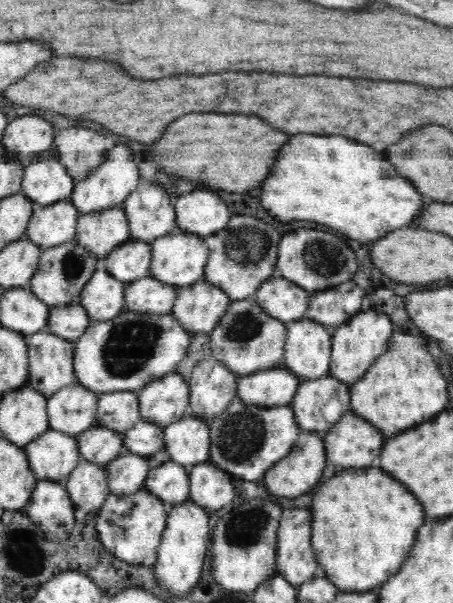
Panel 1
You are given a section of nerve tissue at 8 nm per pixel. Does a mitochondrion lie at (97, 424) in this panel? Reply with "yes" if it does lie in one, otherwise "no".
no

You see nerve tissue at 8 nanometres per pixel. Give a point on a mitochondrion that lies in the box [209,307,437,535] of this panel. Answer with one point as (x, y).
(241, 436)

